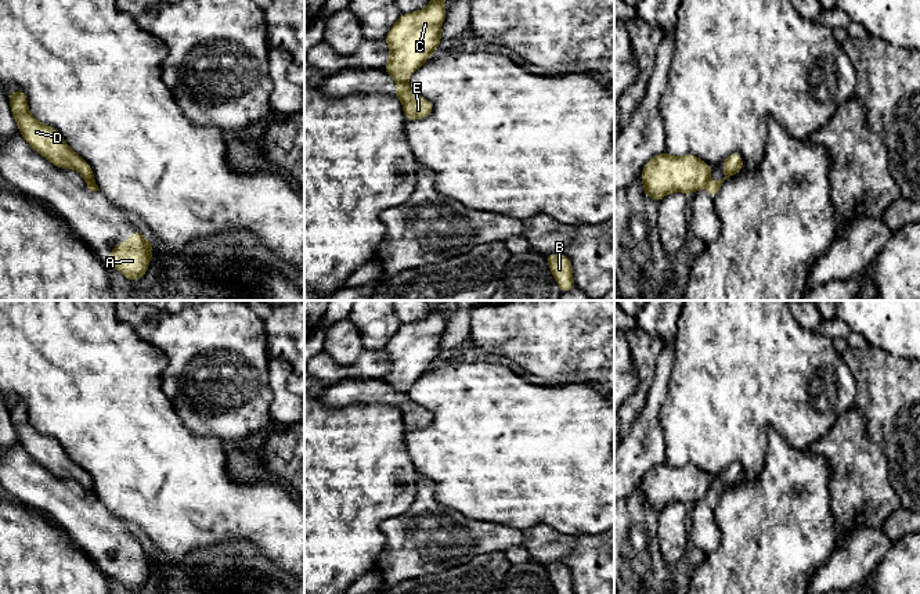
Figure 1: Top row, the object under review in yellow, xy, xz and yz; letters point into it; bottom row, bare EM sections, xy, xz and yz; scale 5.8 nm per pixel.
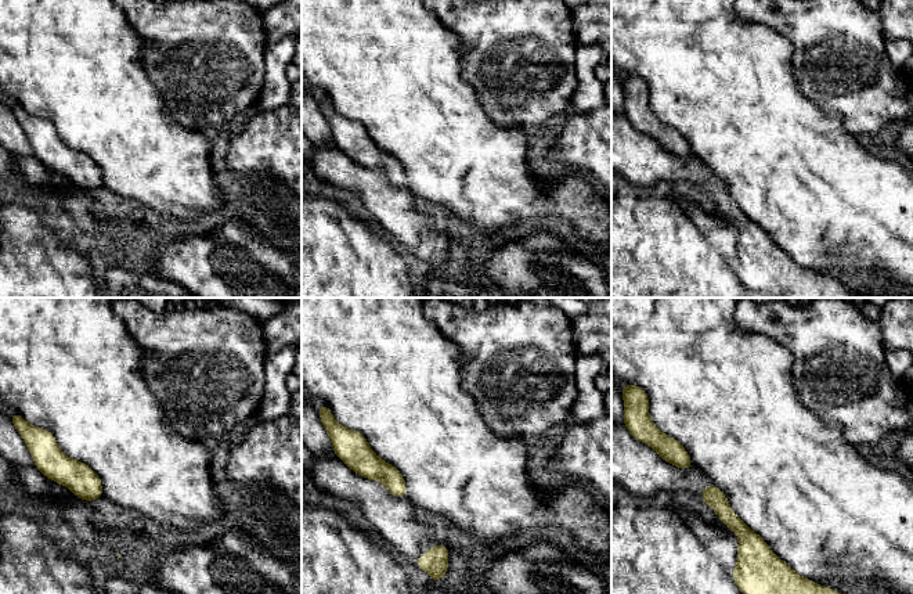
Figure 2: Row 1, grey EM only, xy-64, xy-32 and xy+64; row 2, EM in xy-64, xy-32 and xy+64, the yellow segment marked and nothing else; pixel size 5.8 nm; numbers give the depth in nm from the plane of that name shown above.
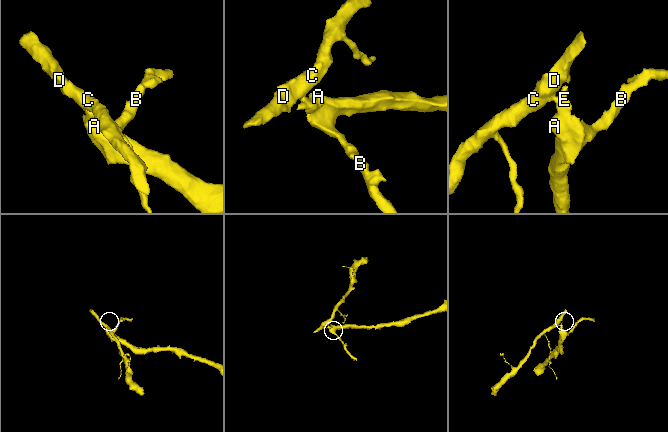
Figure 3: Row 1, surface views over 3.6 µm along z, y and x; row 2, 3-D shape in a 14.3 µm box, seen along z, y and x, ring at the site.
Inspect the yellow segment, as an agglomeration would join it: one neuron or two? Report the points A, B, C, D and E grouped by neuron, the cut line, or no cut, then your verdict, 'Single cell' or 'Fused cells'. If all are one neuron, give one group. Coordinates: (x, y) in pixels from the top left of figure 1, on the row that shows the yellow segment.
Groups: A B E / C D. Split along xz (397, 80), (406, 82). Fused cells

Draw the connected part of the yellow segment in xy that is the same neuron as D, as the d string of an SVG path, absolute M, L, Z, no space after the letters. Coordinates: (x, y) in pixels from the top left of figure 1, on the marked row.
M21 90L10 91L10 107L21 136L50 163L61 169L77 170L86 183L94 183L91 166L65 143L61 133L40 123L29 112L26 94Z

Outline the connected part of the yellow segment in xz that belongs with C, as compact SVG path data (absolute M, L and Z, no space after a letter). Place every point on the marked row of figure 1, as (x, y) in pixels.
M430 0L423 10L401 14L383 37L389 46L389 62L385 65L383 71L396 82L407 82L410 76L427 61L427 57L439 50L441 40L440 28L445 15L444 0Z

